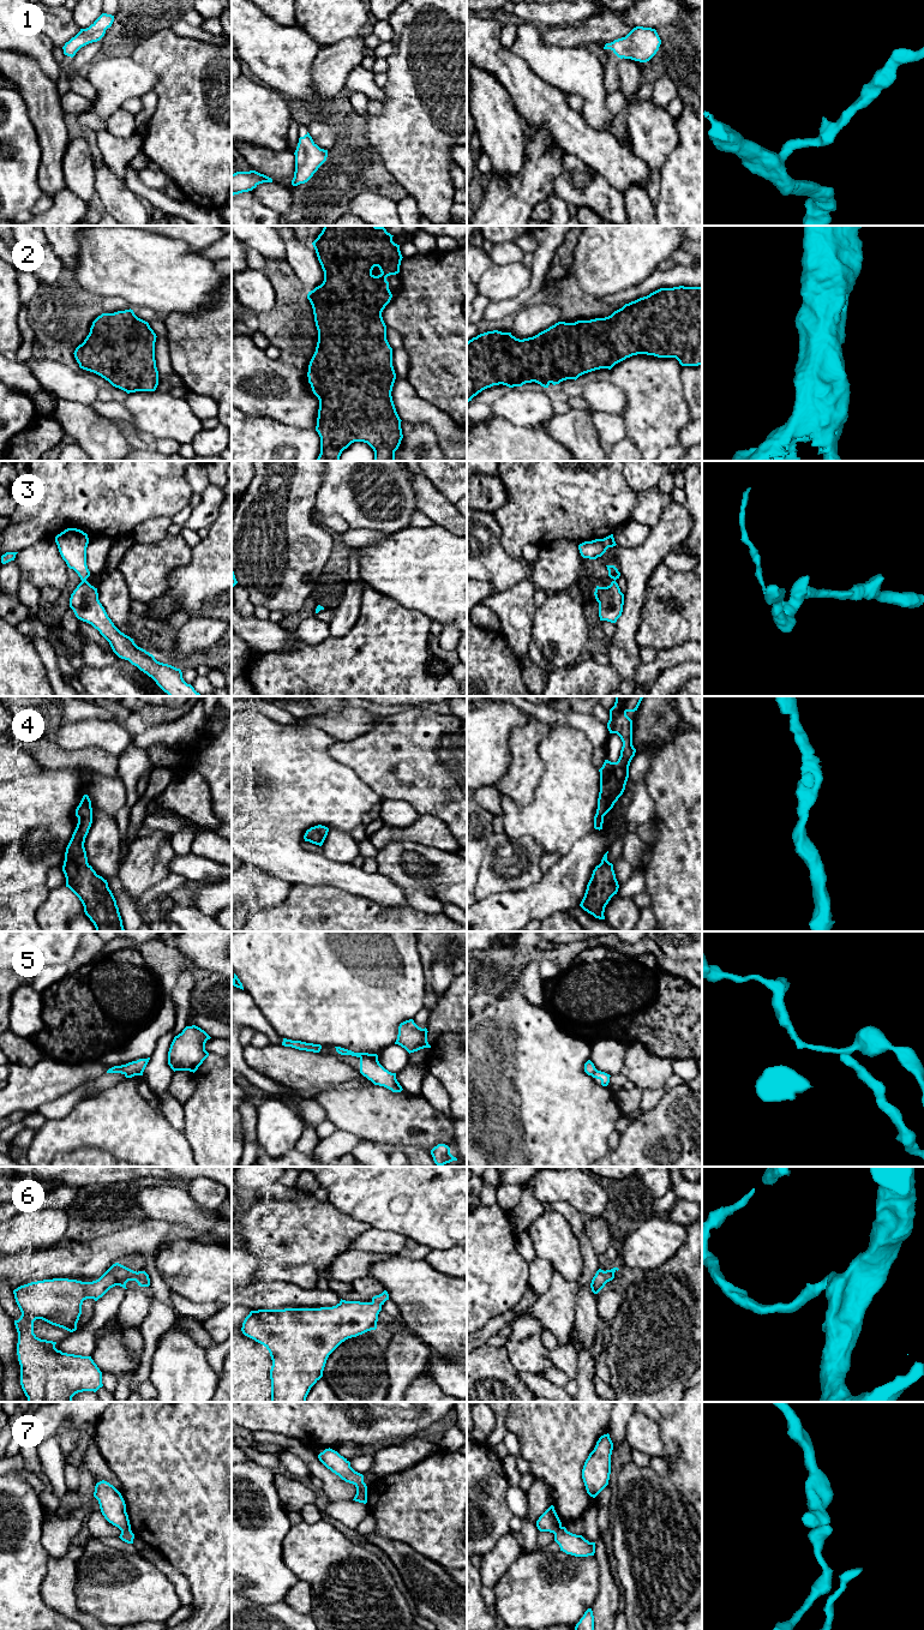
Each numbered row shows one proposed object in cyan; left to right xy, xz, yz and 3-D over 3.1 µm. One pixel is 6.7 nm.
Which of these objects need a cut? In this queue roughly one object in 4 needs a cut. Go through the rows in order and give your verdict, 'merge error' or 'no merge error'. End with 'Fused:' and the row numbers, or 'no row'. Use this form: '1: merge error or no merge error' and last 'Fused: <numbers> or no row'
1: no merge error
2: no merge error
3: no merge error
4: no merge error
5: merge error
6: no merge error
7: merge error
Fused: 5, 7

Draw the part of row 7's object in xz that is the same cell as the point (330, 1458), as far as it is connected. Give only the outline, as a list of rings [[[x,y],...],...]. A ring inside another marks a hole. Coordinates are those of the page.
[[[325,1449],[318,1455],[319,1461],[346,1482],[356,1487],[356,1493],[367,1491],[364,1475],[350,1467],[350,1462],[332,1449]]]

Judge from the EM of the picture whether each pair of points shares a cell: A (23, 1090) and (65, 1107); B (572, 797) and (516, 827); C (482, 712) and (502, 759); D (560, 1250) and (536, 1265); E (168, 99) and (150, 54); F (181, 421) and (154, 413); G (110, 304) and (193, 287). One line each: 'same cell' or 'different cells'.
A: different cells
B: same cell
C: same cell
D: different cells
E: same cell
F: same cell
G: different cells

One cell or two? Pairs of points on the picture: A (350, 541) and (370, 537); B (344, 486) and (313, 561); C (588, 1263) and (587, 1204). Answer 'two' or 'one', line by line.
A: one
B: two
C: two

